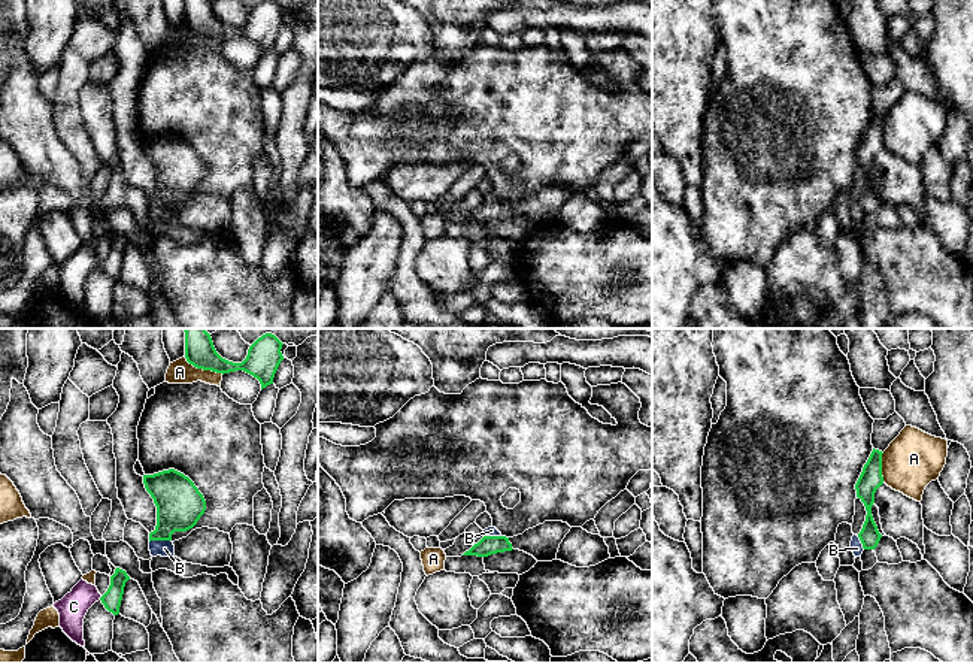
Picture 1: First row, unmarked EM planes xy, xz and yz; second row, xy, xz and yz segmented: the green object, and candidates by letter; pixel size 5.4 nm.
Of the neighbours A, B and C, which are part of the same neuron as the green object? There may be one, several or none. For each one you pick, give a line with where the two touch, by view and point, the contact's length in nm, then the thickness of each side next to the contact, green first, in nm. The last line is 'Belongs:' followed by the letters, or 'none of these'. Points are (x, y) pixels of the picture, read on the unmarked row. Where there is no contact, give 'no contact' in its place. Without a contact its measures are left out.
C: contact xy (100, 263); length 30 nm; calibres 100 and 160 nm
Belongs: C

